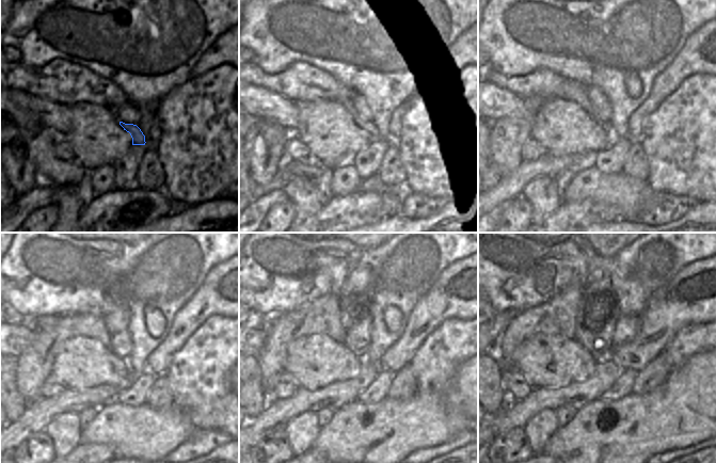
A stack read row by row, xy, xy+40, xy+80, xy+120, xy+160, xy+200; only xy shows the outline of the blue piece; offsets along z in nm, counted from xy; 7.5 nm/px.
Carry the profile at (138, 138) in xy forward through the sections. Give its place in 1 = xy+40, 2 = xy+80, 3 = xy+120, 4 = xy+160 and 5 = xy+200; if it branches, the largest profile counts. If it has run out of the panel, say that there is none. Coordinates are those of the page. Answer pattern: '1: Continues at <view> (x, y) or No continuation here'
1: Continues at xy+40 (367, 126)
2: Continues at xy+80 (568, 90)
3: Continues at xy+120 (34, 365)
4: Continues at xy+160 (320, 317)
5: Continues at xy+200 (557, 316).

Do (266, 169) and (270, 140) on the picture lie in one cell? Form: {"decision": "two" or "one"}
{"decision": "one"}

